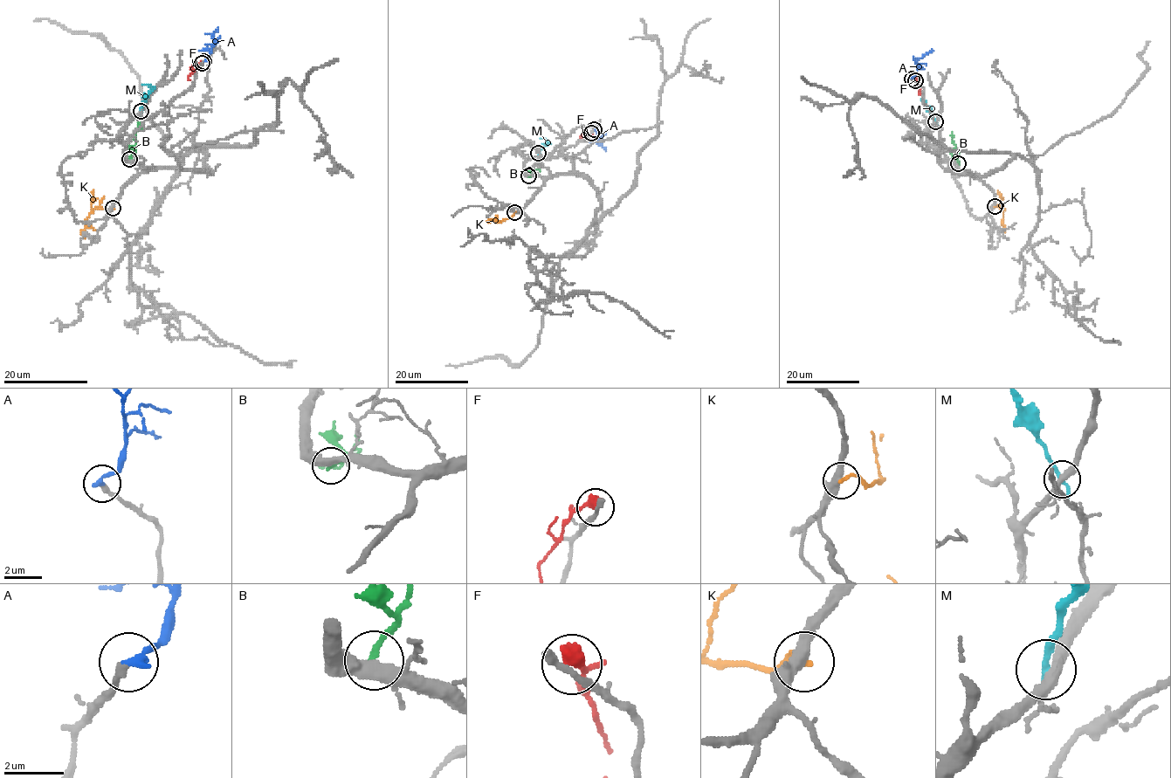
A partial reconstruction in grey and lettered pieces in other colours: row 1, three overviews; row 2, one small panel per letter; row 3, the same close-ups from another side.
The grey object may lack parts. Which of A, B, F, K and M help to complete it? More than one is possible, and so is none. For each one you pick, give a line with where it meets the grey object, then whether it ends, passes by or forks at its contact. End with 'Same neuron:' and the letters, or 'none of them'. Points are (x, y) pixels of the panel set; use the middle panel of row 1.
A: contact (594, 129); it ends
Same neuron: A

